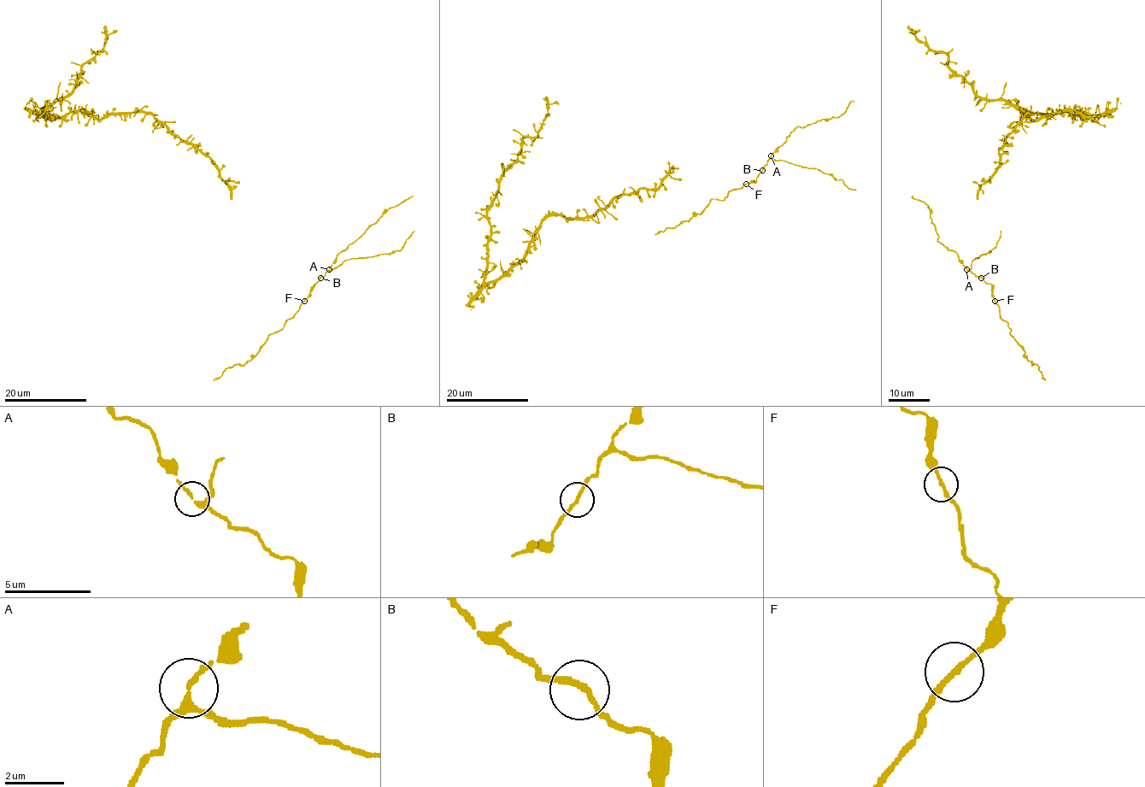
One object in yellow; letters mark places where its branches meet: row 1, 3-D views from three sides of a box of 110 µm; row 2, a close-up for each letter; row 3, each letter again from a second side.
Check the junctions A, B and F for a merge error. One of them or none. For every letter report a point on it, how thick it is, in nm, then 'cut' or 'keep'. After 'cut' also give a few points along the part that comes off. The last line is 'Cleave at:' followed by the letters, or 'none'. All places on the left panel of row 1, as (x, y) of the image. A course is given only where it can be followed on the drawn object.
A: (329, 269) | 180 nm | keep
B: (320, 278) | 180 nm | keep
F: (304, 301) | 160 nm | keep
Cleave at: none

